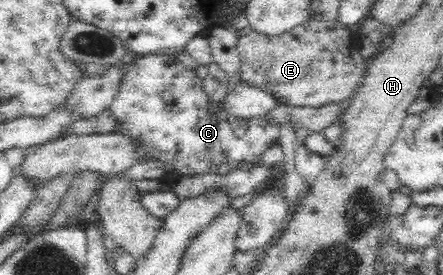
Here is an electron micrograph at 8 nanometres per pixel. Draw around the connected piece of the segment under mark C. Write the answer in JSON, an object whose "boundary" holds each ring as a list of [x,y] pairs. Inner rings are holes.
{"boundary":[[[175,55],[137,56],[127,64],[119,92],[109,108],[115,119],[113,132],[127,137],[133,147],[144,148],[141,149],[140,160],[159,161],[163,165],[166,170],[164,177],[160,179],[163,187],[169,187],[171,182],[182,176],[207,174],[221,164],[255,164],[280,137],[282,125],[272,118],[235,118],[224,109],[222,101],[215,108],[209,109],[209,96],[201,80],[195,69],[185,67]]]}

